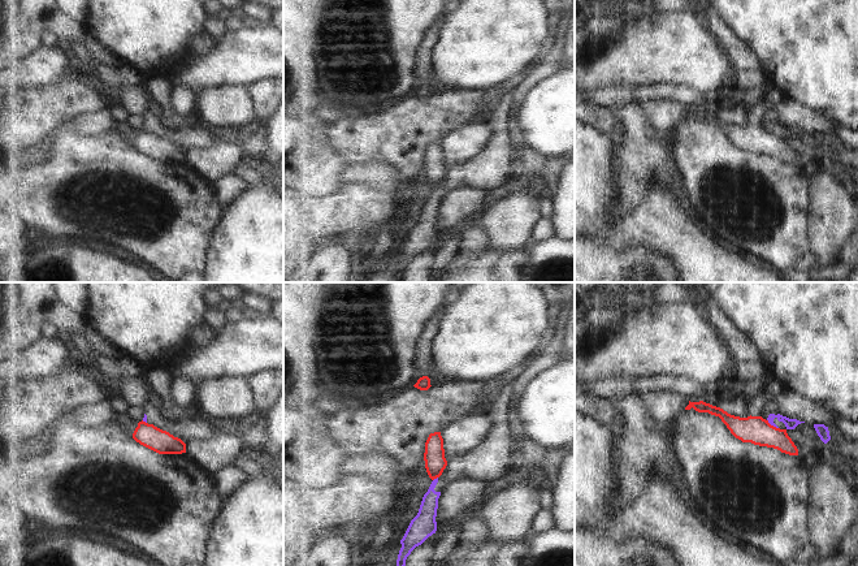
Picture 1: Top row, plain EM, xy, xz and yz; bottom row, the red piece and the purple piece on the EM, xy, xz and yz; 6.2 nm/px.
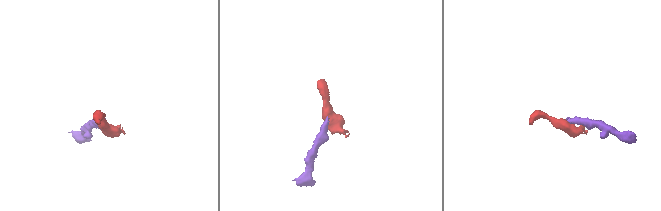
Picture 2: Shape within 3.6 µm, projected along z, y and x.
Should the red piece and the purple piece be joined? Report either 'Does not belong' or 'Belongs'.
Does not belong

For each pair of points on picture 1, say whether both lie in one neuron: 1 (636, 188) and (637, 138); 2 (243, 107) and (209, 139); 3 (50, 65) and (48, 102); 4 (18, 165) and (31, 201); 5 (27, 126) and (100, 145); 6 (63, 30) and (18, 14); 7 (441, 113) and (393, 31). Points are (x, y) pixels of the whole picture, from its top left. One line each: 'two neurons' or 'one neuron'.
1: one neuron
2: two neurons
3: two neurons
4: one neuron
5: two neurons
6: one neuron
7: two neurons

